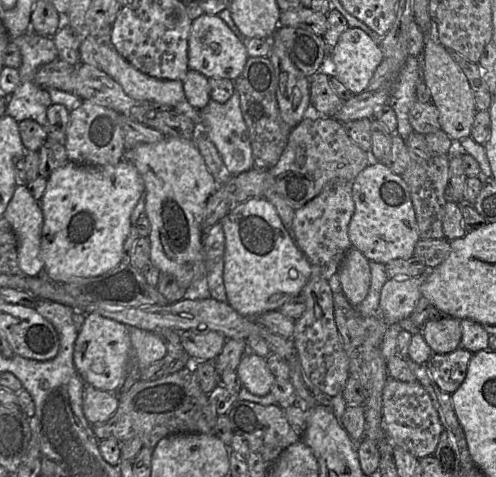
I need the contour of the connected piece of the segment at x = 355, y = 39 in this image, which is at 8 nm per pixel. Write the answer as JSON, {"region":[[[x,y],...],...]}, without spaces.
{"region":[[[348,27],[330,53],[331,75],[353,95],[360,94],[383,59],[379,43],[360,28]]]}

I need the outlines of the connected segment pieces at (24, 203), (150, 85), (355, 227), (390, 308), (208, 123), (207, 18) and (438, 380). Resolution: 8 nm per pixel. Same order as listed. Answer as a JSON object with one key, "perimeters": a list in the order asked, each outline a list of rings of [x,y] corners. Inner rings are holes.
{"perimeters":[[[[25,185],[15,187],[3,213],[18,241],[18,265],[24,275],[37,276],[44,270],[41,258],[43,212]]],[[[110,43],[99,45],[94,66],[110,75],[133,99],[155,102],[168,109],[187,100],[181,80],[162,80],[141,72]]],[[[380,162],[369,164],[355,178],[352,187],[355,205],[348,227],[351,246],[369,261],[386,265],[394,259],[410,259],[420,239],[415,211],[406,182]]],[[[426,273],[418,277],[388,279],[381,289],[379,315],[387,326],[410,317],[421,295]]],[[[235,91],[225,103],[219,103],[211,99],[200,112],[202,131],[217,148],[222,161],[230,174],[239,175],[254,168],[249,132],[242,115],[238,92]],[[236,151],[242,152],[242,161],[238,161],[234,158],[234,153]]],[[[202,14],[192,21],[188,38],[188,68],[207,78],[221,78],[235,81],[242,73],[248,54],[242,40],[218,16]]],[[[460,347],[448,354],[433,354],[426,368],[439,389],[452,395],[464,381],[472,355]]]]}

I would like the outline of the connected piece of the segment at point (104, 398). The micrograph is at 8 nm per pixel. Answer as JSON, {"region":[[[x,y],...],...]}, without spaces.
{"region":[[[85,384],[82,411],[91,425],[107,422],[116,412],[118,405],[117,393],[99,390]]]}

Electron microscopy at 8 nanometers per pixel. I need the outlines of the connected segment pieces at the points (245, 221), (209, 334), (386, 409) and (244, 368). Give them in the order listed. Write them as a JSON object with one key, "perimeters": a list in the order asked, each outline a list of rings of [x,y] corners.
{"perimeters":[[[[250,198],[233,207],[220,222],[225,236],[223,282],[227,302],[236,312],[243,317],[255,319],[265,312],[278,310],[301,293],[309,280],[311,263],[267,199]]],[[[189,329],[179,332],[184,351],[191,360],[214,361],[220,354],[227,338],[208,329]]],[[[388,377],[382,394],[384,429],[393,445],[397,445],[416,458],[433,455],[444,430],[430,395],[418,382],[402,382]]],[[[247,351],[241,358],[236,373],[241,385],[251,394],[265,396],[271,391],[275,377],[269,370],[266,359]]]]}

